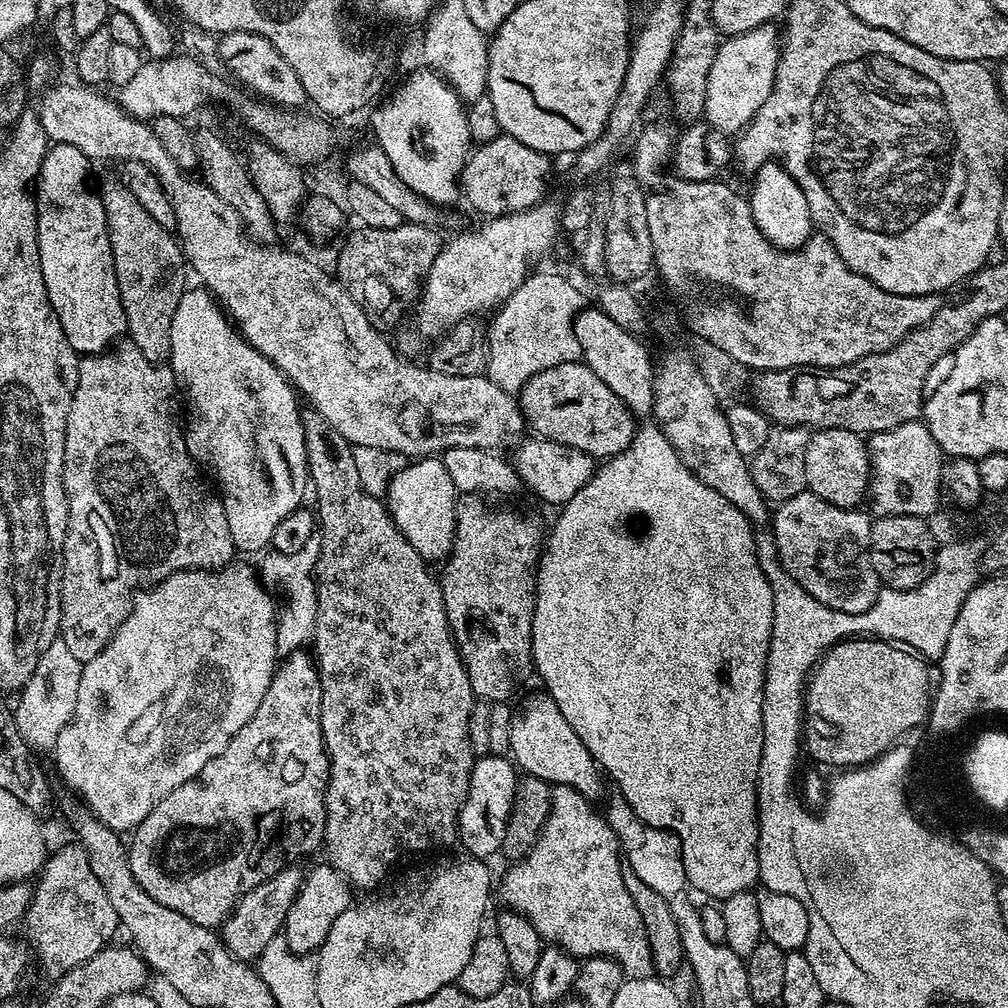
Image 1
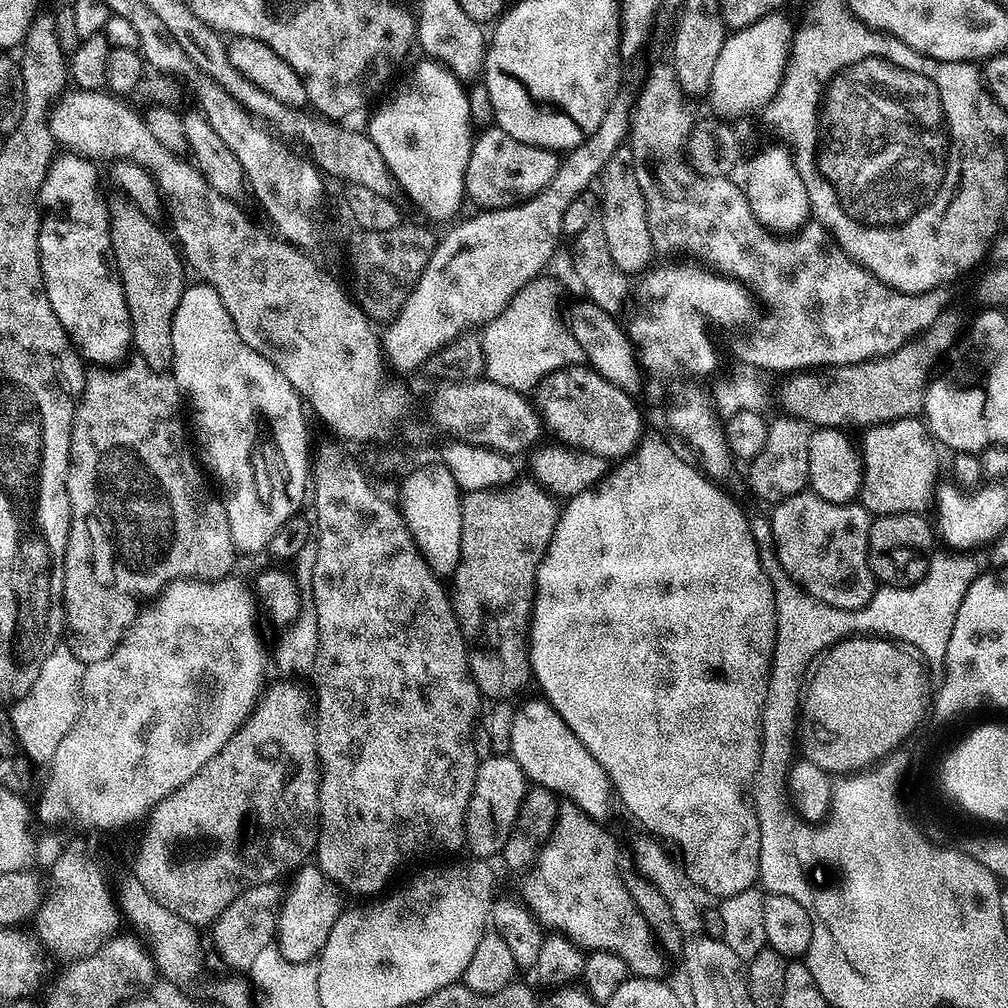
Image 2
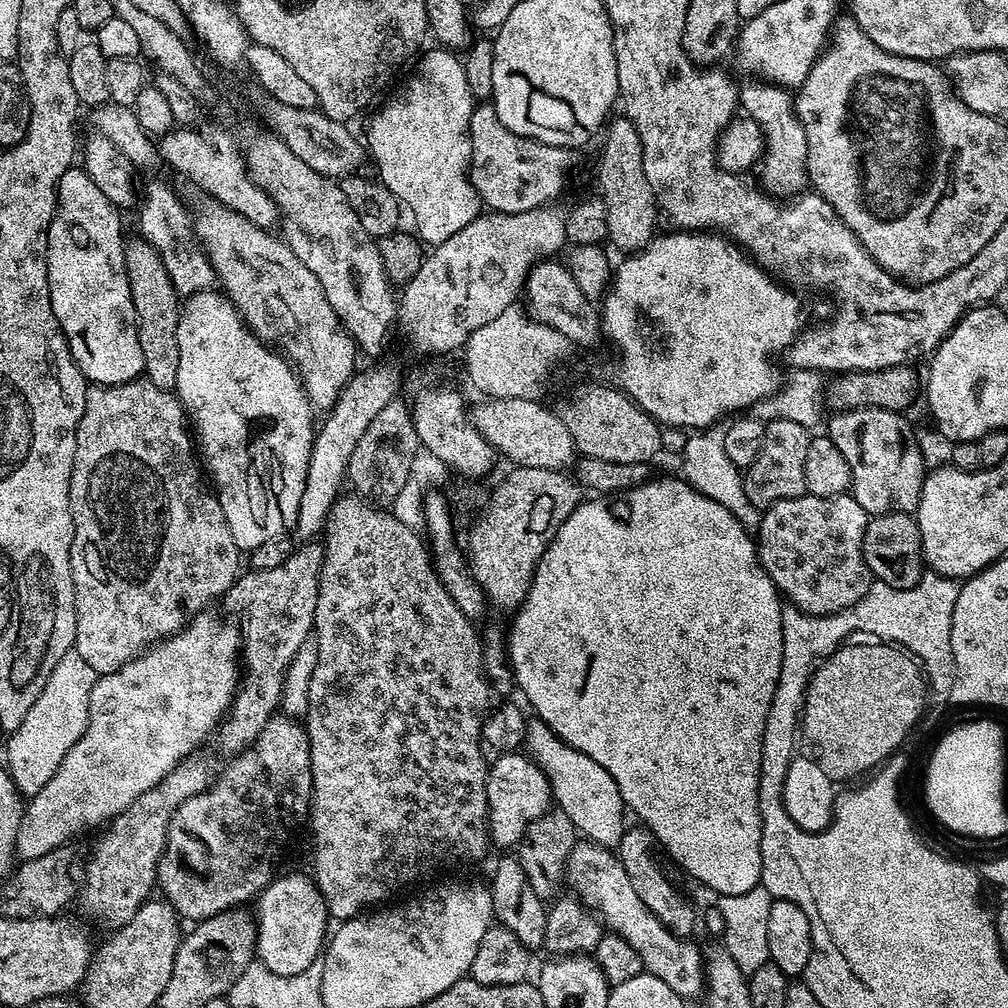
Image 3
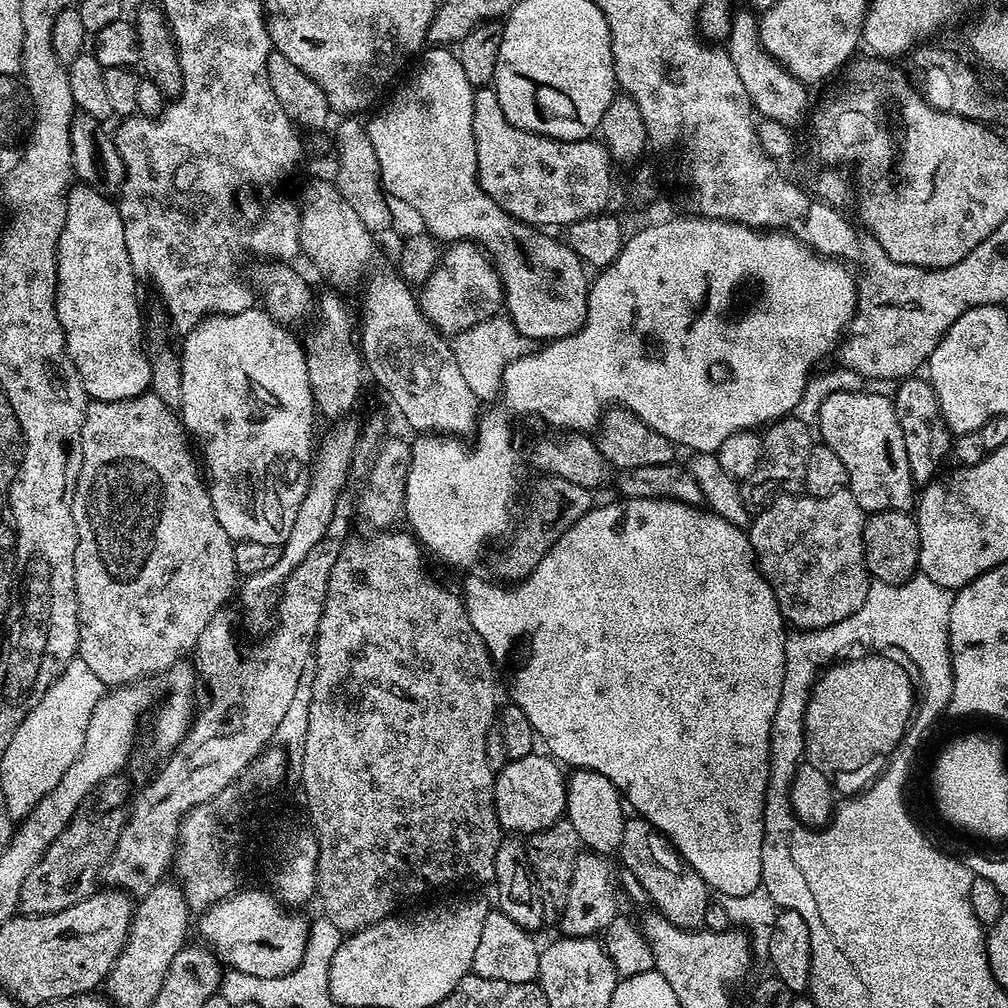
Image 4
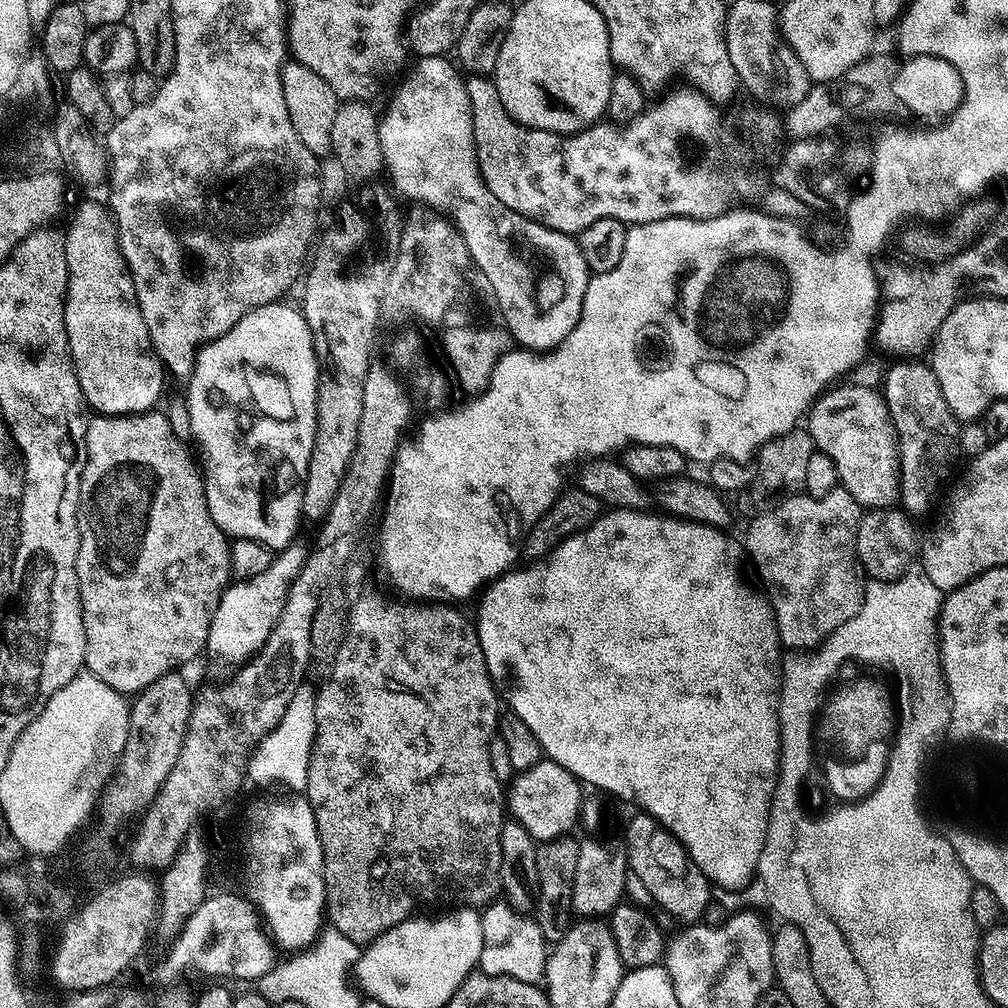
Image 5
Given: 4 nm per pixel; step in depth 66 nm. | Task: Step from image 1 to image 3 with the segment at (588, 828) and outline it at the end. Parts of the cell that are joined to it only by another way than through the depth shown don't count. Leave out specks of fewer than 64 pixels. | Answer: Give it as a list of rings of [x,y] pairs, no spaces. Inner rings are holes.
[[[581,839],[574,846],[568,859],[566,884],[587,908],[596,913],[601,925],[611,935],[626,938],[630,946],[634,946],[634,954],[642,958],[644,972],[650,976],[662,978],[674,994],[691,998],[699,997],[705,991],[704,966],[705,957],[691,943],[691,939],[676,936],[650,914],[650,909],[638,898],[630,877],[622,866],[619,855],[613,849],[593,844],[588,839]]]

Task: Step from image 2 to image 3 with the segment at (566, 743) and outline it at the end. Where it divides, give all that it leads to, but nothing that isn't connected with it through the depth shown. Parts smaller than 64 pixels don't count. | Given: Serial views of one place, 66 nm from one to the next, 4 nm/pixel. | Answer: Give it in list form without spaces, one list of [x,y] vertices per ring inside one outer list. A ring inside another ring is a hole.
[[[538,718],[528,722],[524,748],[546,774],[555,805],[570,818],[577,833],[604,848],[619,847],[626,827],[626,805],[613,775],[584,752],[562,743]]]

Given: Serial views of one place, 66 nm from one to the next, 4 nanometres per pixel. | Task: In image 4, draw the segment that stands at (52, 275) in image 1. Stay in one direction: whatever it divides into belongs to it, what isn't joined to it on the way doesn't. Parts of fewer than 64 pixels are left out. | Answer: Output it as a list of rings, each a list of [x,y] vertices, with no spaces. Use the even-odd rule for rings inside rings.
[[[73,183],[68,190],[66,222],[56,243],[56,309],[64,331],[68,357],[82,378],[92,400],[129,400],[151,389],[150,362],[146,347],[146,320],[140,317],[136,297],[138,277],[132,269],[122,230],[120,209],[107,195],[89,184]]]

